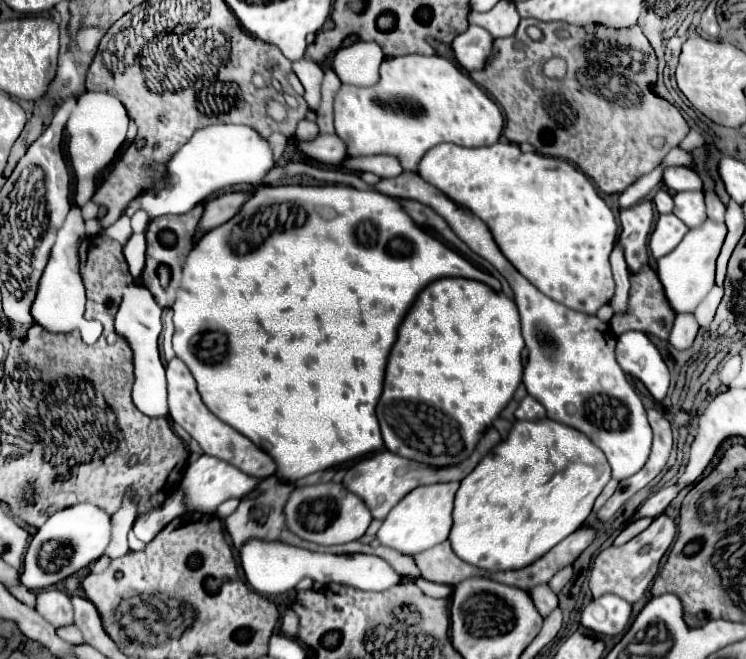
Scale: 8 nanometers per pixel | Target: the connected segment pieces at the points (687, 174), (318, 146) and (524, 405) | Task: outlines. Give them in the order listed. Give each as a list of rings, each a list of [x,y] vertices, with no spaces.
[[[664,166],[662,184],[674,194],[682,190],[702,190],[702,180],[696,172],[682,166]]]
[[[318,134],[314,142],[298,144],[300,152],[306,156],[322,162],[322,164],[332,164],[340,166],[340,162],[346,158],[346,144],[336,136],[336,134]]]
[[[526,396],[526,398],[520,402],[518,410],[516,410],[516,418],[518,418],[518,420],[536,420],[536,418],[542,418],[542,416],[546,416],[546,410],[544,410],[544,406],[542,406],[536,398],[532,398],[532,396]]]

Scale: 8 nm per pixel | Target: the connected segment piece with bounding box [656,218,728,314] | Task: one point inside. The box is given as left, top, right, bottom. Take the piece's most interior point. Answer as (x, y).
(687, 273)

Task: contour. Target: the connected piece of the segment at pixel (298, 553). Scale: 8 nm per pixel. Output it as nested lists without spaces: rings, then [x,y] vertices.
[[[250,538],[244,542],[242,556],[242,568],[246,574],[248,584],[258,594],[282,594],[292,588],[304,578],[312,578],[320,584],[346,584],[360,590],[388,590],[402,582],[402,576],[380,556],[372,554],[326,554],[326,552],[312,552],[306,548],[298,548],[286,542],[278,540],[260,540]]]

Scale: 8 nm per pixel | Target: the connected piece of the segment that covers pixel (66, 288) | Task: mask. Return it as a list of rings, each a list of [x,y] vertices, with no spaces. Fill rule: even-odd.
[[[72,206],[64,226],[58,230],[56,244],[50,252],[50,260],[46,264],[46,270],[40,278],[36,298],[30,306],[30,314],[36,324],[46,328],[48,332],[72,332],[80,330],[86,320],[84,320],[84,308],[86,308],[86,290],[84,282],[80,276],[80,258],[78,258],[78,248],[80,248],[80,238],[84,234],[84,220],[80,214],[78,206]]]

